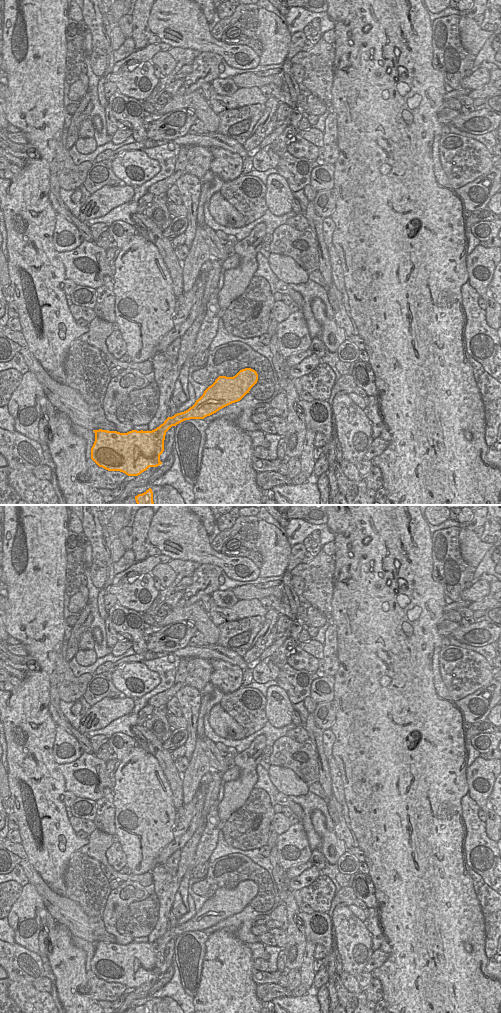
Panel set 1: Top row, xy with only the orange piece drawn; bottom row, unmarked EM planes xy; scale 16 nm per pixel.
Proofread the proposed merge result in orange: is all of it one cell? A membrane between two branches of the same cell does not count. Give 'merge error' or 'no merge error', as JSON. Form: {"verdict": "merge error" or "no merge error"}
{"verdict": "no merge error"}

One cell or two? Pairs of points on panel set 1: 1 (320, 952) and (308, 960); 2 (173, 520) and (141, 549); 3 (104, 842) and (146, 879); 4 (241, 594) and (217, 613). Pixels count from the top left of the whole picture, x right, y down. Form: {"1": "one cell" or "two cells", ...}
{"1": "two cells", "2": "two cells", "3": "one cell", "4": "two cells"}

